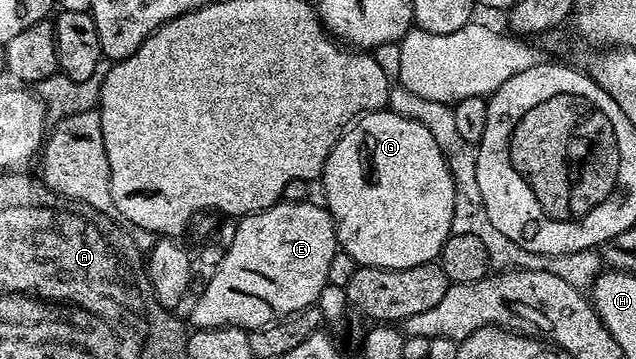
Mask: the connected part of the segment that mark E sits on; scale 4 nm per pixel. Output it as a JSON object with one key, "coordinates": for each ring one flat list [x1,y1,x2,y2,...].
{"coordinates":[[278,200,273,206,267,207,254,214,246,214,237,222,235,228,235,240,225,247,225,255,215,272,211,281,204,283,201,295,197,298,197,303,193,306,193,326,199,330,210,330,220,326,238,326,240,330,254,330,260,326,265,326,269,322,275,322,278,318,286,318,288,314,299,312,299,308,307,308,314,305,320,299,323,288,327,285,327,267,331,265,331,256,339,249,337,244,337,229,333,227,333,217,329,215,328,209,324,205,316,206,313,202,285,202]]}

